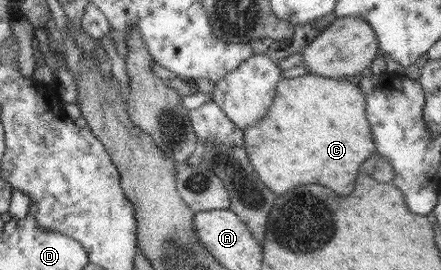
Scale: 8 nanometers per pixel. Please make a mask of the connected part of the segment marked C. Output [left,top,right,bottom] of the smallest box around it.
[242,74,376,195]

